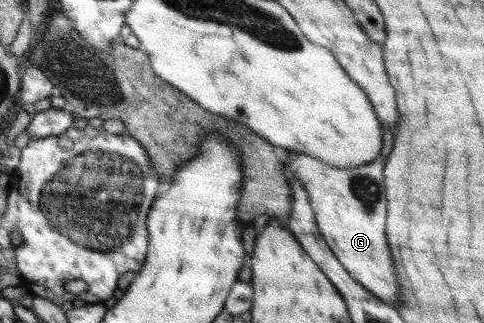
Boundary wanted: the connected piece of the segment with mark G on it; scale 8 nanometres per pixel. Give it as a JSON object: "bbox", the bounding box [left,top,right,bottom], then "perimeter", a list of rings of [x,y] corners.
{"bbox":[283,124,400,307],"perimeter":[[[382,124],[379,158],[355,168],[335,168],[305,153],[290,150],[283,169],[297,178],[308,193],[320,234],[347,273],[365,289],[393,307],[399,306],[400,287],[386,236],[387,198],[384,182],[385,161],[393,150],[394,135]]]}

